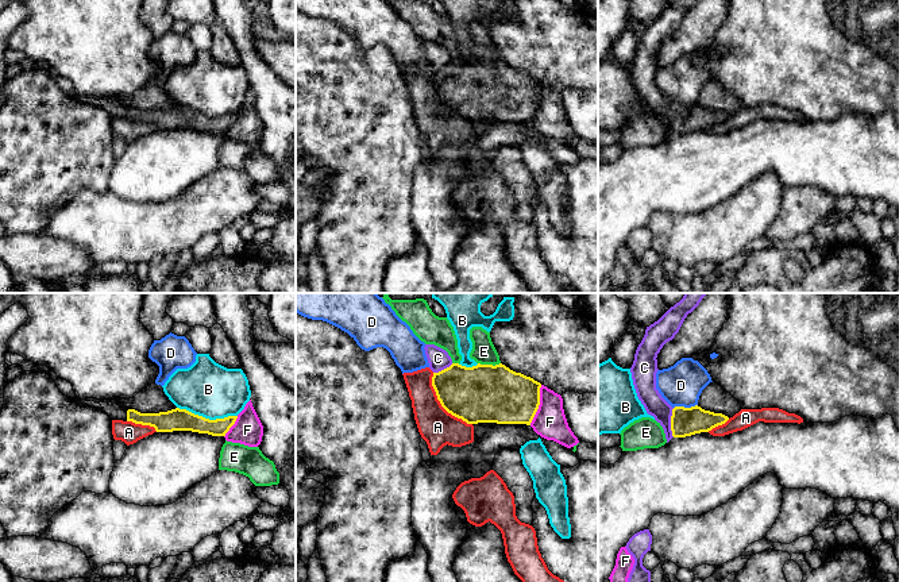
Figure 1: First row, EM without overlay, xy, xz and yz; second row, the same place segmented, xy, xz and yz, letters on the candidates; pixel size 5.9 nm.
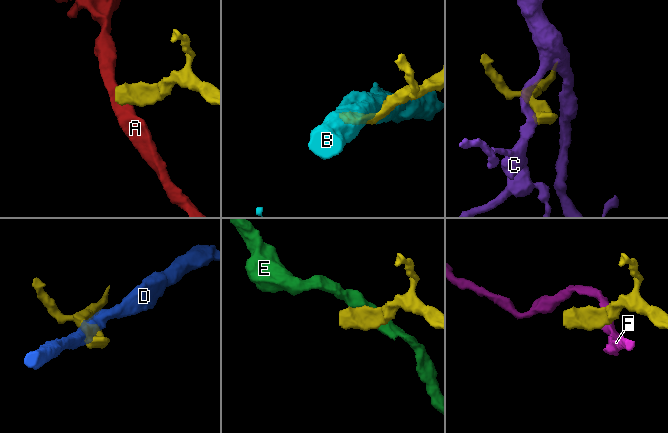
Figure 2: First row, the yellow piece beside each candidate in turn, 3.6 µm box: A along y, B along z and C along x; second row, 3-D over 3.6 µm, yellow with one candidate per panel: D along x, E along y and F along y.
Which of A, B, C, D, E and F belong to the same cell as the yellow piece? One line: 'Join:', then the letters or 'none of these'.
Join: none of these

